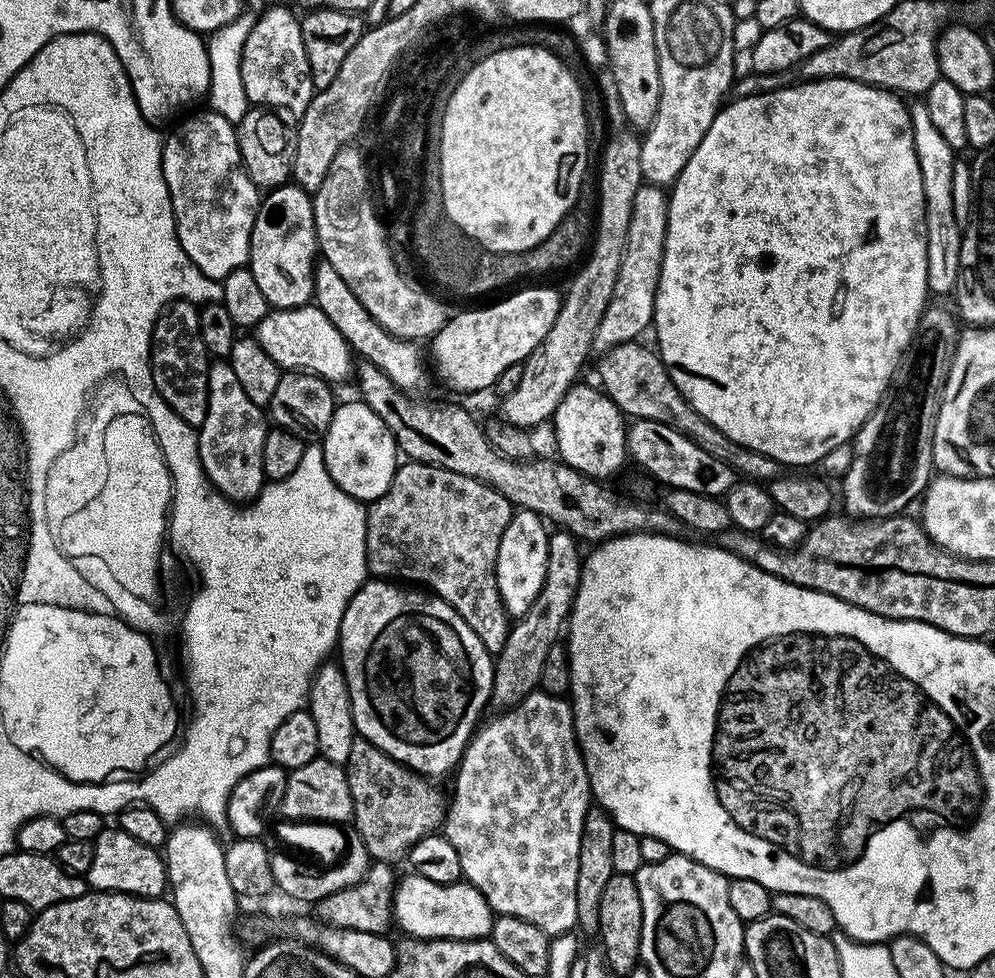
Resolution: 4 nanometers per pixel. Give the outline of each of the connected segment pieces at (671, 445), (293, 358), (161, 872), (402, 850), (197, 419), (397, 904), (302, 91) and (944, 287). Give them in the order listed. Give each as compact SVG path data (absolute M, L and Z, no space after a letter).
M632 420L627 425L627 455L644 472L649 472L656 480L661 480L668 488L694 490L698 494L725 497L729 490L738 483L735 470L726 466L714 454L706 454L702 446L698 446L690 438L686 438L678 430L653 420Z
M309 302L302 308L277 308L270 310L254 329L254 337L262 350L284 370L313 372L323 380L337 382L353 375L354 353L348 343L338 334L334 322L322 314L315 303Z
M104 826L93 846L93 861L86 873L89 889L97 892L121 892L131 896L151 896L160 898L169 887L168 869L164 866L163 855L150 846L142 846L135 838L130 838L120 828Z
M363 738L350 746L346 765L350 798L351 823L356 824L355 835L362 838L373 861L403 861L408 851L424 836L431 836L443 825L446 815L446 796L435 788L429 777L421 776Z
M175 300L164 309L152 331L152 377L158 394L163 398L170 410L182 418L191 428L199 430L206 418L208 409L208 369L210 357L206 346L202 342L202 334L198 330L200 308L191 300Z
M408 874L397 883L392 914L395 927L400 927L405 937L418 940L478 940L491 933L494 919L491 906L474 885L439 884L415 874Z
M268 8L259 13L257 24L246 38L241 54L242 83L249 105L271 108L285 118L299 118L310 106L314 95L310 78L310 62L306 62L306 46L302 42L300 20L288 8Z
M922 102L910 108L914 150L918 154L918 170L922 170L922 194L924 195L924 229L926 230L926 254L928 255L928 290L951 293L956 286L960 269L960 238L962 225L954 216L953 177L957 153L938 134L930 113Z

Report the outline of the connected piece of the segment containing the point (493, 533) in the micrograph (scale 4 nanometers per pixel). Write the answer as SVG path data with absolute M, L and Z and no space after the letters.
M404 462L397 467L386 494L371 501L366 511L366 558L369 573L389 582L413 580L416 583L413 585L431 590L460 615L466 626L474 630L474 634L478 634L482 646L486 646L488 652L495 654L503 650L510 617L498 594L496 563L498 542L502 542L502 530L506 530L508 518L514 511L513 505L502 498L498 490L474 478L466 478L466 474L454 474L454 470L446 470L433 464Z

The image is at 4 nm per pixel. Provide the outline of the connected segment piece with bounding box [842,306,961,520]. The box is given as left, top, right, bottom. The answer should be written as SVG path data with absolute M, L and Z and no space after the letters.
M925 307L914 330L914 338L902 354L884 397L851 441L850 470L842 477L843 511L849 517L884 520L888 516L901 515L907 509L904 507L928 487L928 481L934 475L934 426L961 329L956 328L958 320L951 311L932 307Z

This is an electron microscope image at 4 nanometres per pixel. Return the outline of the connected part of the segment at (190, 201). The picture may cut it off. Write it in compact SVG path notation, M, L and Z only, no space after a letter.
M210 108L199 112L185 117L186 120L169 137L165 137L163 178L166 179L167 190L171 196L179 244L204 276L218 282L230 275L234 269L247 265L254 218L262 198L260 190L256 184L250 182L249 175L246 174L241 152L238 150L235 125Z

